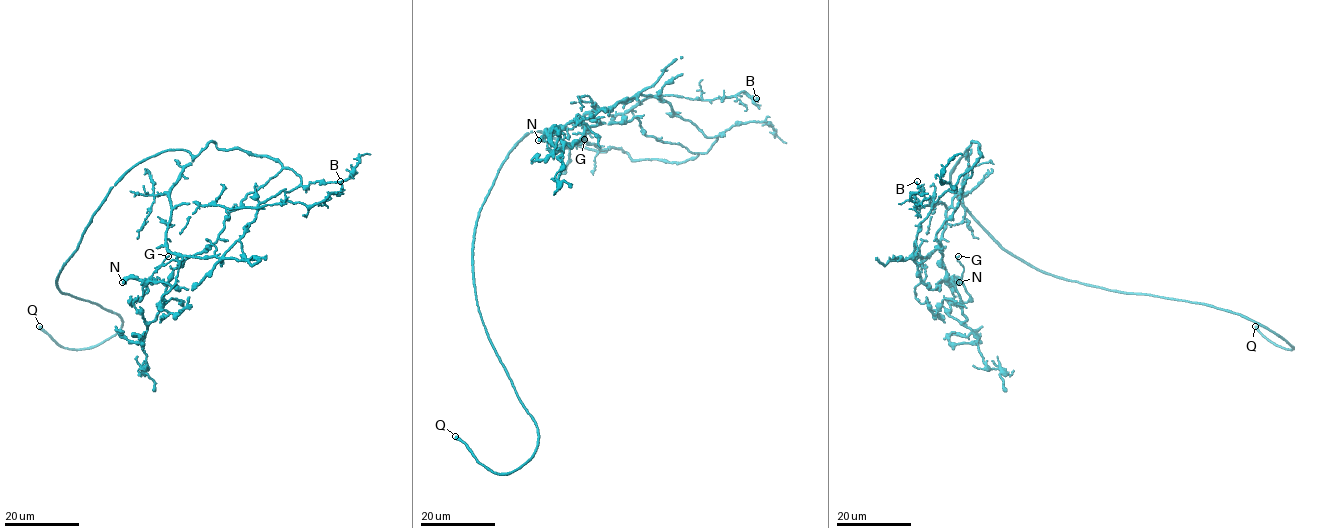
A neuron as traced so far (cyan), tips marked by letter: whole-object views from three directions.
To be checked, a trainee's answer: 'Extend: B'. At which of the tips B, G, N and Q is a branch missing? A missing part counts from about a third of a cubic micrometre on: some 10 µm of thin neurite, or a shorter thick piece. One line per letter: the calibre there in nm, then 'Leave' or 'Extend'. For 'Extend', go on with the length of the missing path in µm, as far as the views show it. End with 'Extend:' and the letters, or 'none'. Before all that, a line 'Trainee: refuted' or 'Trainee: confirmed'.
Trainee: refuted
B: Thickness 130 nm. Leave
G: Thickness 180 nm. Leave
N: Thickness 550 nm. Leave
Q: Thickness 400 nm. Extend. Missing length about 15 µm
Extend: Q

